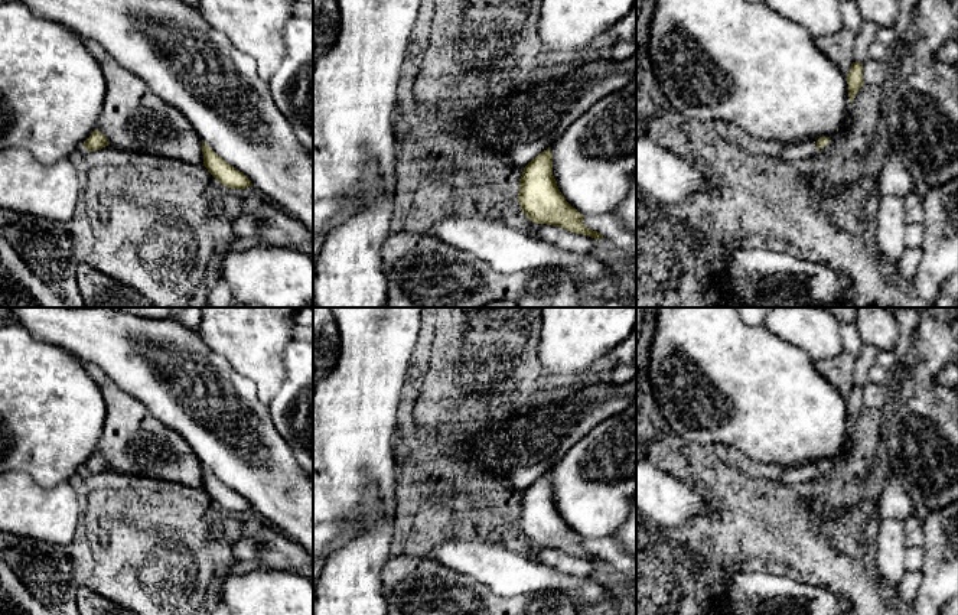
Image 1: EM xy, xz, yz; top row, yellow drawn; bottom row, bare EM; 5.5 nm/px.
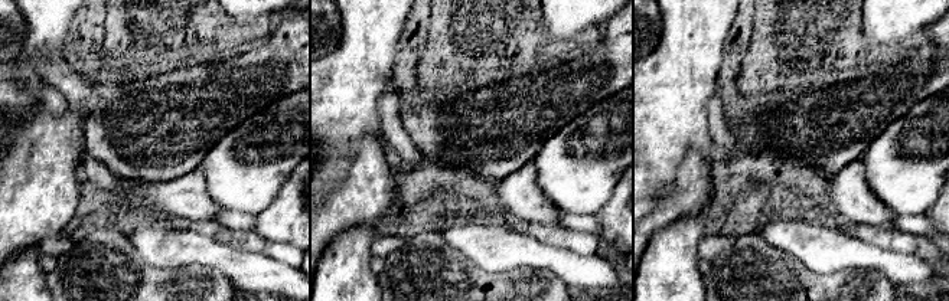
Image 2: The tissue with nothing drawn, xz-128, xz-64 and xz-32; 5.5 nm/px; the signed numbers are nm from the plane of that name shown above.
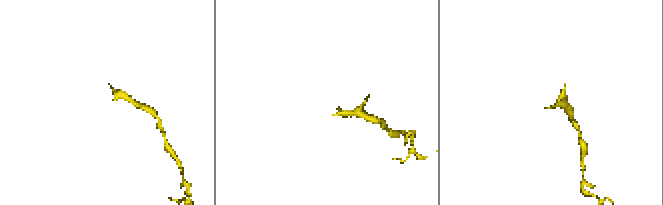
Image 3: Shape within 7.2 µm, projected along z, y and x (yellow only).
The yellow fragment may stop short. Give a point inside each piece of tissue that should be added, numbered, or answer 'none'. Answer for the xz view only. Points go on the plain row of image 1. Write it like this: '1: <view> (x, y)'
none

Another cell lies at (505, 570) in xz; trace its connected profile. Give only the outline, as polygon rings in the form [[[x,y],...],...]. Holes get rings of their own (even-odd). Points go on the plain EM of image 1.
[[[443,541],[433,547],[429,559],[482,583],[501,596],[554,589],[580,605],[602,602],[609,593],[592,577],[563,573],[504,543]]]

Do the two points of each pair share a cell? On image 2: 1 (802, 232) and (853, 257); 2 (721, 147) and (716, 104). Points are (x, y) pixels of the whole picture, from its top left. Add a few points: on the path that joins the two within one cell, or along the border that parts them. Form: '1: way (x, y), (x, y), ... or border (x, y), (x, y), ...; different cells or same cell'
1: way (815, 244), (822, 248), (840, 249); same cell
2: way (721, 137), (716, 114); same cell

